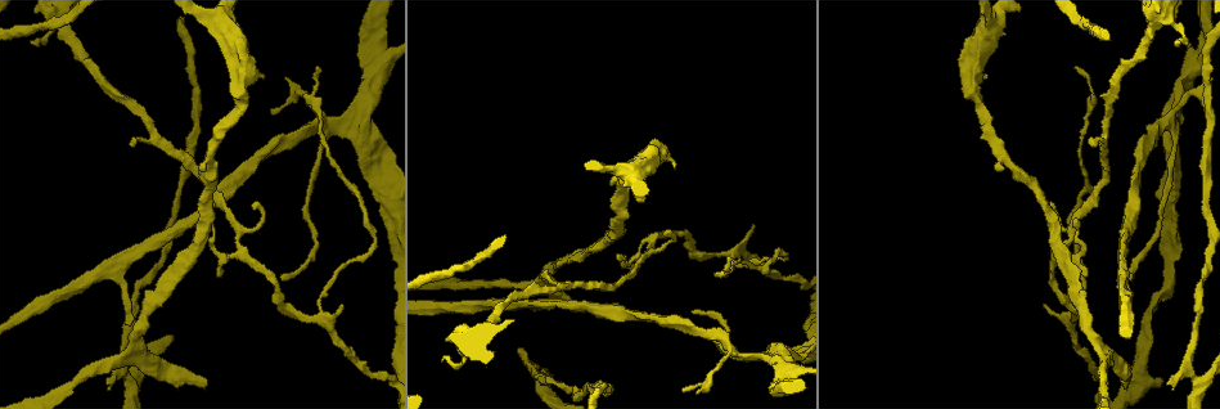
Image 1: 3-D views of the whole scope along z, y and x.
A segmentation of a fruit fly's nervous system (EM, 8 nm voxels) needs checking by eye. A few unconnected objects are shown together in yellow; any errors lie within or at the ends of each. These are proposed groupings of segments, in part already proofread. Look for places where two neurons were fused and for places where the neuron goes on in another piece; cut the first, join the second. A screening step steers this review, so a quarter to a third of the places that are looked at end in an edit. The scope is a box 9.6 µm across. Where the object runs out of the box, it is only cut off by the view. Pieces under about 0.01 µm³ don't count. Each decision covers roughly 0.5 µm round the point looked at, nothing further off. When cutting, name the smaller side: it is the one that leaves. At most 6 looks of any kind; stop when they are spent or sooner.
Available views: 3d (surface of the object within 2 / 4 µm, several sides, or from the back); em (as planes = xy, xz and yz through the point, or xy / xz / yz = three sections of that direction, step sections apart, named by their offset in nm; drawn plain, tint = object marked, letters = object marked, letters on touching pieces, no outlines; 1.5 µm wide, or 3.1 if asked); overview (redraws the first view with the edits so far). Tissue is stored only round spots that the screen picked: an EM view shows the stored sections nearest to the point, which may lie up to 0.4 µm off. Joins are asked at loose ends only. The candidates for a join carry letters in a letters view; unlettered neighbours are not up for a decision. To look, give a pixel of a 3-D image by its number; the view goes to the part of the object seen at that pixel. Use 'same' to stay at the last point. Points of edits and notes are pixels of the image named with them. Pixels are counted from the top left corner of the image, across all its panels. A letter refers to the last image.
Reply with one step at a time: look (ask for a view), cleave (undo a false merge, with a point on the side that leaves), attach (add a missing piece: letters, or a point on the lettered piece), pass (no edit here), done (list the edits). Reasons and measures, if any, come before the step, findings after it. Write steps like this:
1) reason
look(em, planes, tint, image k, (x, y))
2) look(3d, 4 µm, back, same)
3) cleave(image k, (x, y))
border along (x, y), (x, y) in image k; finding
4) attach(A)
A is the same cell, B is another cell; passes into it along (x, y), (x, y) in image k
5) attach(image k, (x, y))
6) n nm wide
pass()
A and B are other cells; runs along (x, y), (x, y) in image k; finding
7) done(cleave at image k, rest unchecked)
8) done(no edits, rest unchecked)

thin neck
look(em, planes, letters, image 1, (1204, 196))

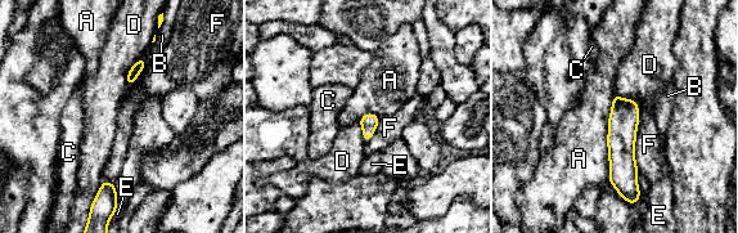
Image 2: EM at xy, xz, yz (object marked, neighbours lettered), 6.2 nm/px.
pass()
A, B, C, D, E and F are other cells; border along (615, 93), (608, 119), (607, 182) in image 2; continuous, no second neuron

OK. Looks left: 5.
look(3d, 4 µm, back, image 1, (273, 113))

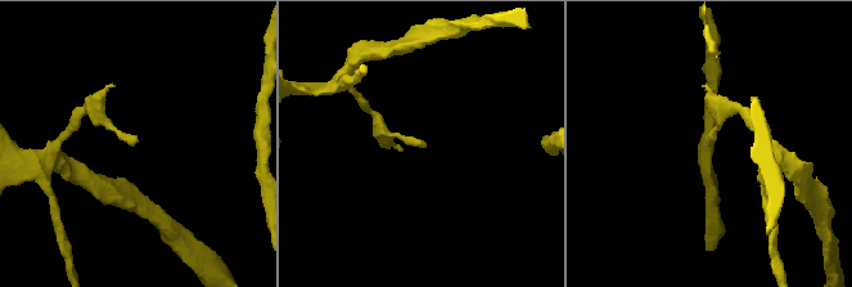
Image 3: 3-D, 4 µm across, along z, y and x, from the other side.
now the EM
look(em, yz, step 4, tint, image 3, (708, 140))

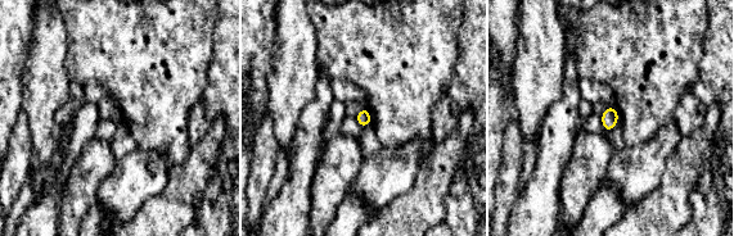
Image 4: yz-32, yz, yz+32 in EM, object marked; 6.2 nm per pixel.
look(em, planes, letters, same)

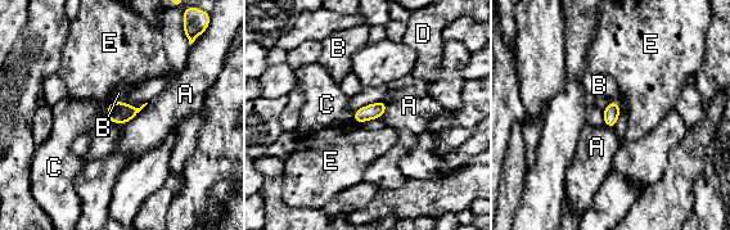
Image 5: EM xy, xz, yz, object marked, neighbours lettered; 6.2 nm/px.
pass()
A, B, C, D and E are other cells; border along (148, 103), (126, 123) in image 5; no lettered piece goes on from it

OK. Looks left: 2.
an open end
look(em, planes, letters, image 1, (110, 387))

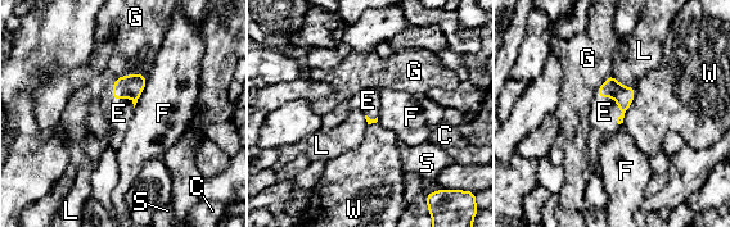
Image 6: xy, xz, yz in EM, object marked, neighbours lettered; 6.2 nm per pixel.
attach(E)
E is the same cell, C, F, G, L, S and W are other cells; passes into it along (623, 96), (617, 104), (604, 112) in image 6; it goes on there

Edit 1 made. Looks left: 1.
done(attach at image 6, rest unchecked)

